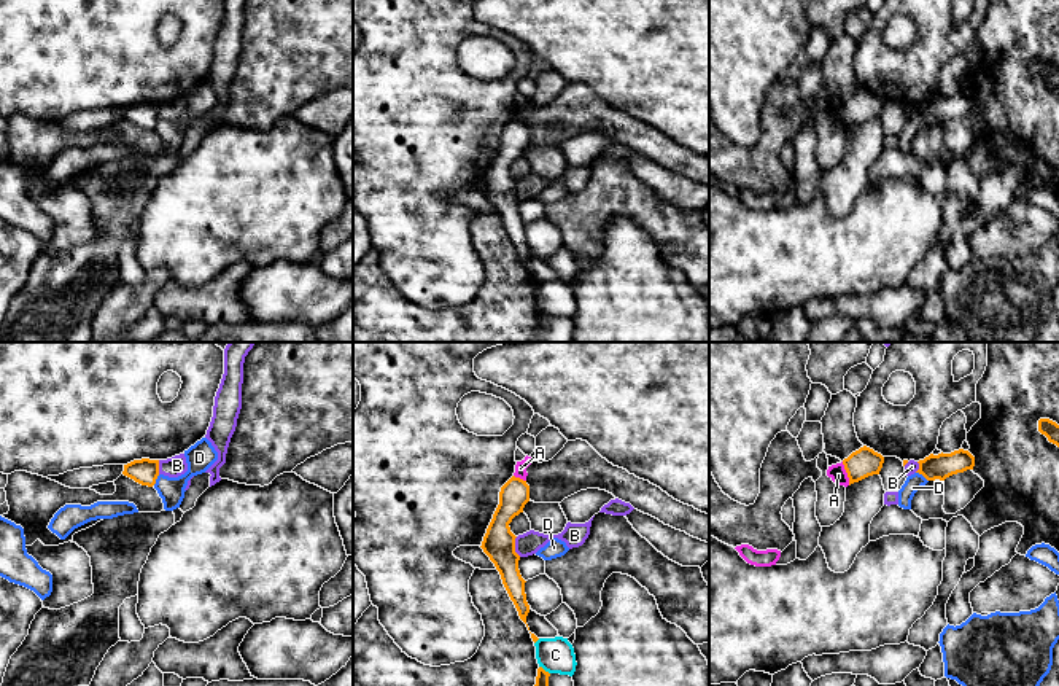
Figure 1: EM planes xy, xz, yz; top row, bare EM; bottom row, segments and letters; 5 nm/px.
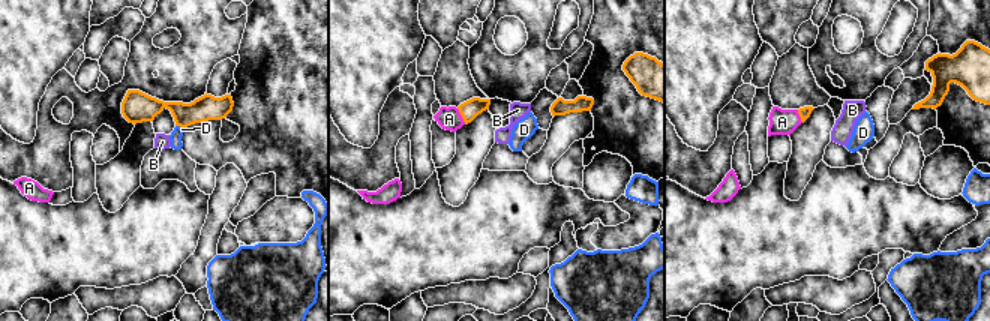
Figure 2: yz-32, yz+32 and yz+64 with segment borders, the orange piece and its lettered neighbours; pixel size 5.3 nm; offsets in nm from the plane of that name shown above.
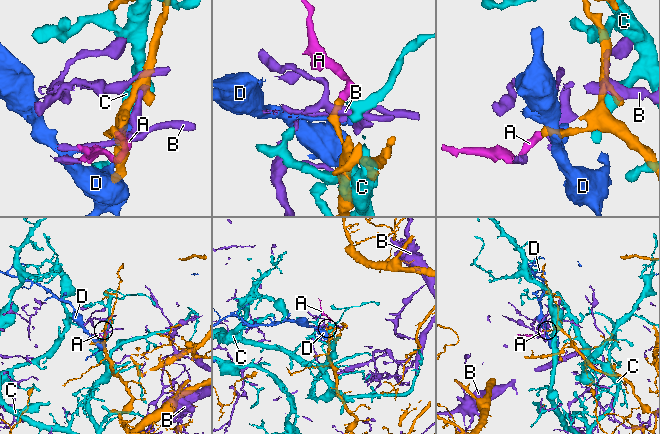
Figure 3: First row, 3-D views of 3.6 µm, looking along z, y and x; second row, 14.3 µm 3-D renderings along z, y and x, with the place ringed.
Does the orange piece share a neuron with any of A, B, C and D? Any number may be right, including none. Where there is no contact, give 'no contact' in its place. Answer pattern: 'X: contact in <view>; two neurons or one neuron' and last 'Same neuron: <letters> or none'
A: contact in yz; one neuron
B: contact in xz; two neurons
C: contact in xz; two neurons
D: contact in yz; two neurons
Same neuron: A

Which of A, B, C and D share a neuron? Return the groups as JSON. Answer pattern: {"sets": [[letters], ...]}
{"sets": [["A"], ["B"], ["C"], ["D"]]}

